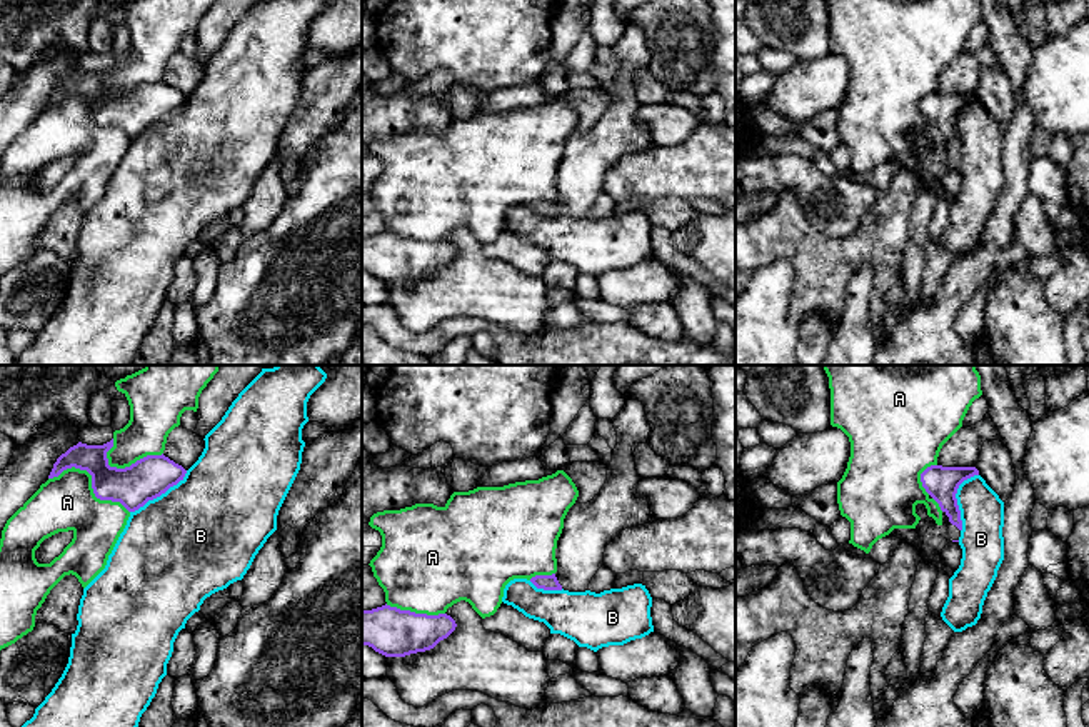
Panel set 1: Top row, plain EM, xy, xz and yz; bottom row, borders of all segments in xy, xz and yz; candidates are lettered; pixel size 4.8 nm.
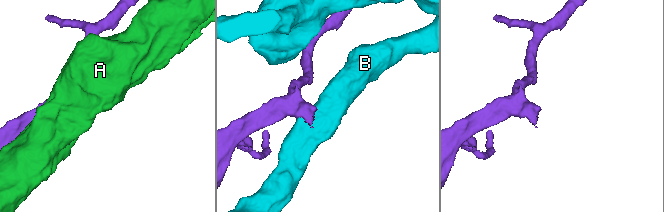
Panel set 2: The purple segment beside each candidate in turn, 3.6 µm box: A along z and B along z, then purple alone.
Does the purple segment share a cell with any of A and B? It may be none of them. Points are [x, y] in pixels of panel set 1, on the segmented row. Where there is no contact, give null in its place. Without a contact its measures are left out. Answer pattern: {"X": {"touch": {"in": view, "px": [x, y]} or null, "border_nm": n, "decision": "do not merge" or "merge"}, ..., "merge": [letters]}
{"A": {"touch": {"in": "xy", "px": [92, 482]}, "border_nm": 420, "decision": "do not merge"}, "B": {"touch": {"in": "yz", "px": [956, 499]}, "border_nm": 300, "decision": "do not merge"}, "merge": []}

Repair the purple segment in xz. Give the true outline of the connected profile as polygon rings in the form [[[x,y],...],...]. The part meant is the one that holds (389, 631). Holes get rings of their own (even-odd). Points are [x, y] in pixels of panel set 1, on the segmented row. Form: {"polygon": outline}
{"polygon": [[[385,604],[362,610],[362,645],[385,657],[405,657],[434,649],[455,627],[455,620],[447,614],[415,614]]]}

